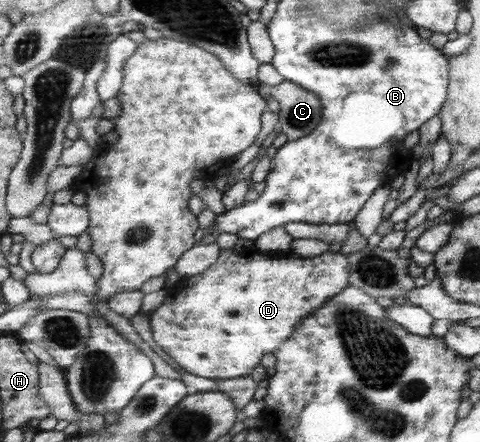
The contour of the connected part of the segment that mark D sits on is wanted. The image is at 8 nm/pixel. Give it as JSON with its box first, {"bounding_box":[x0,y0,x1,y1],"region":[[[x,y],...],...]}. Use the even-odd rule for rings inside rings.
{"bounding_box":[151,247,352,379],"region":[[[236,247],[225,249],[222,252],[220,260],[212,265],[211,269],[208,269],[206,273],[200,273],[196,277],[186,278],[180,280],[180,285],[176,289],[176,293],[169,292],[165,302],[160,308],[158,308],[152,315],[151,330],[154,334],[154,339],[160,345],[166,353],[174,358],[174,360],[186,371],[198,375],[200,377],[208,377],[208,379],[234,379],[244,376],[250,376],[252,371],[262,365],[262,360],[266,354],[276,353],[276,350],[288,342],[288,339],[296,333],[296,327],[306,319],[309,315],[312,315],[316,310],[322,309],[328,301],[332,301],[332,297],[340,295],[346,287],[350,287],[352,276],[351,262],[349,257],[344,253],[334,253],[327,251],[322,257],[312,258],[300,258],[293,254],[289,254],[286,257],[269,257],[266,254],[261,254],[259,251],[244,250],[240,251]]]}

